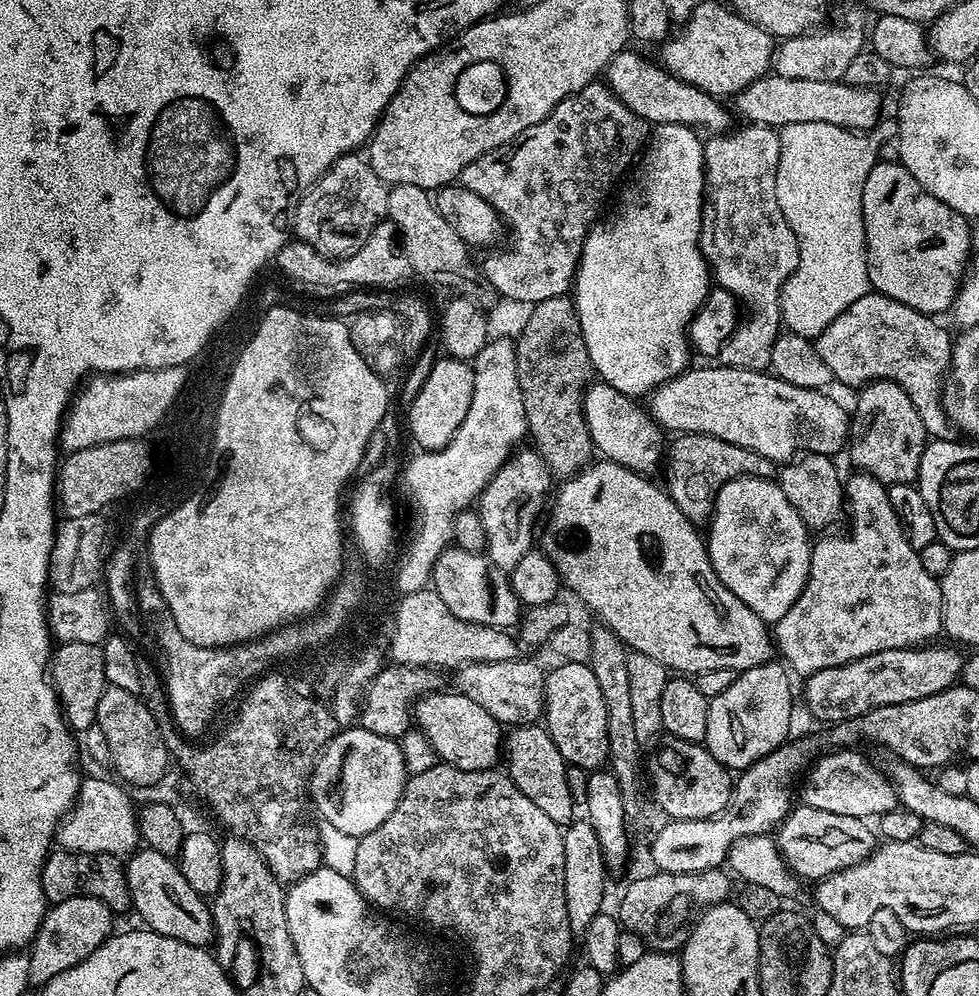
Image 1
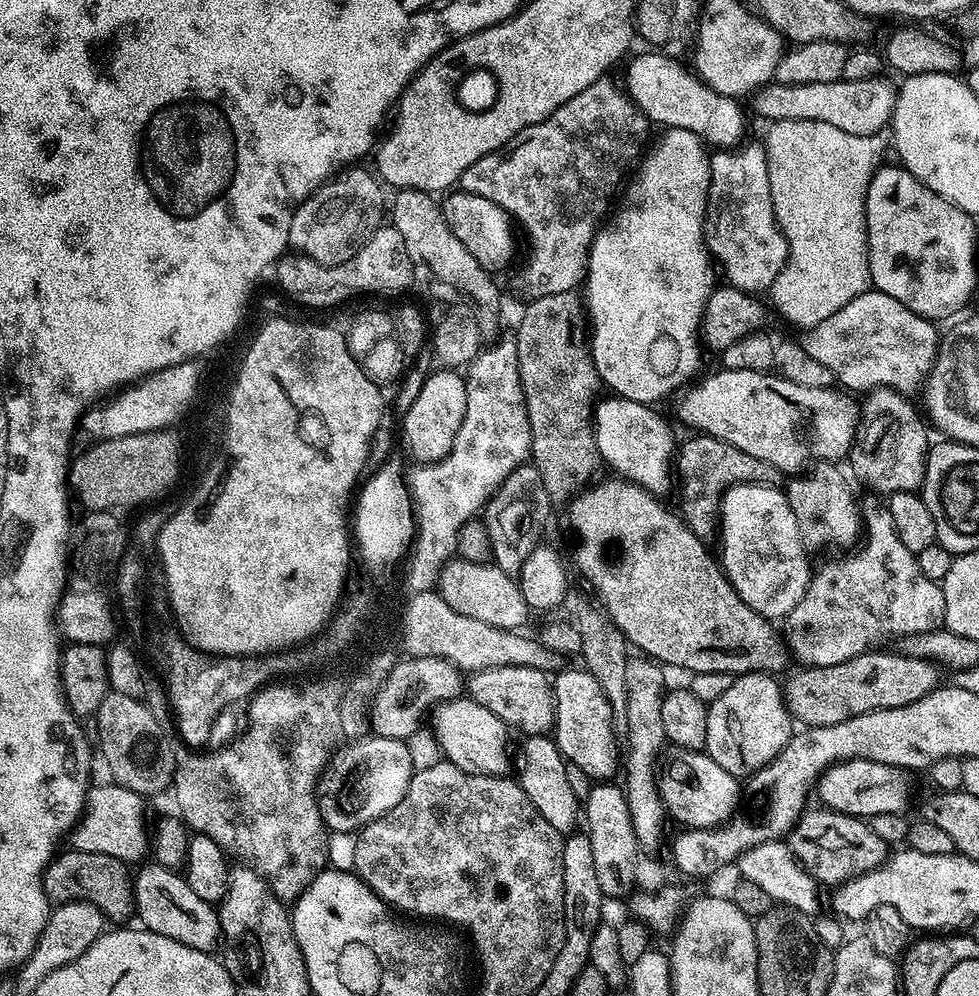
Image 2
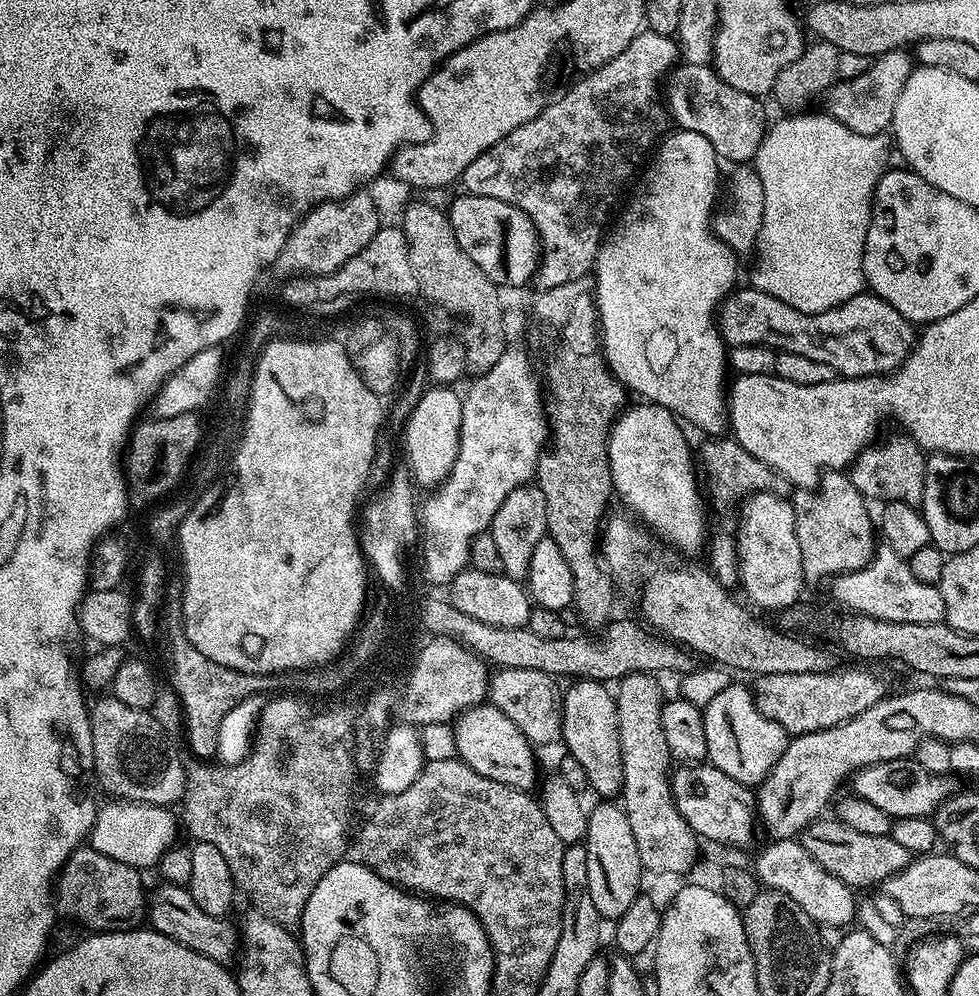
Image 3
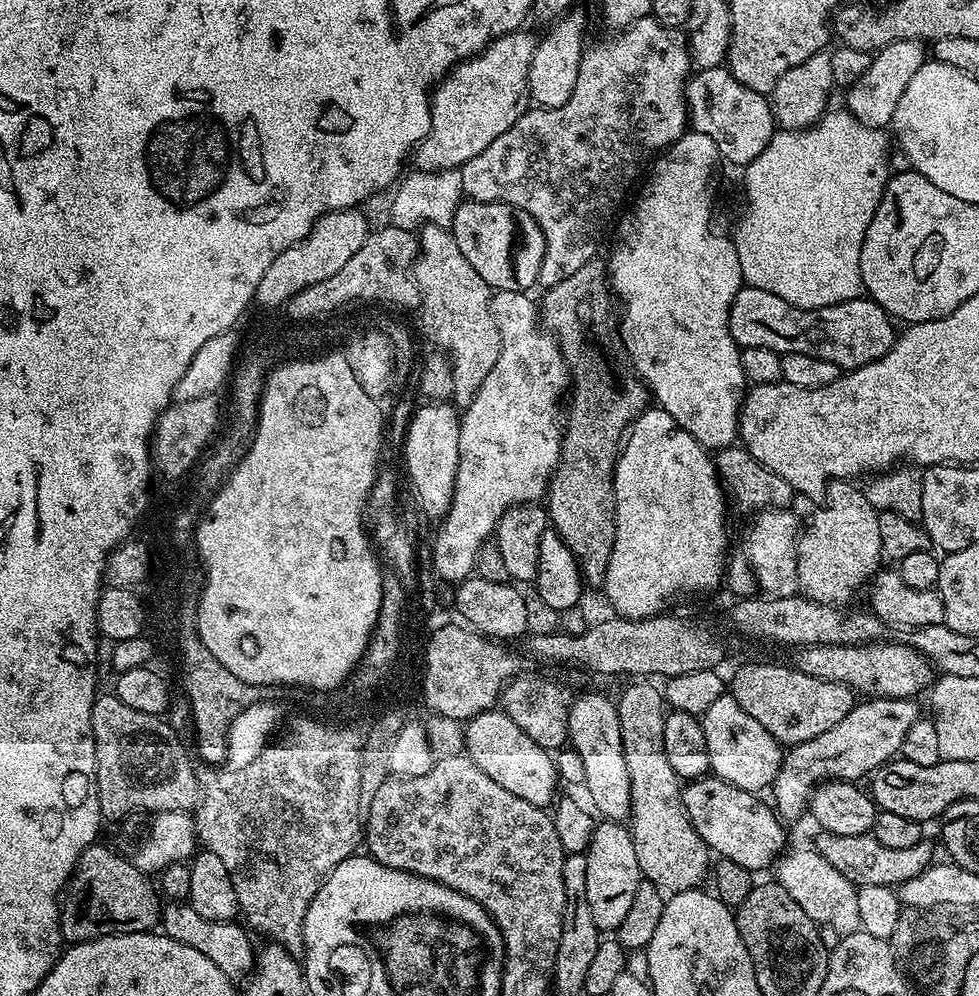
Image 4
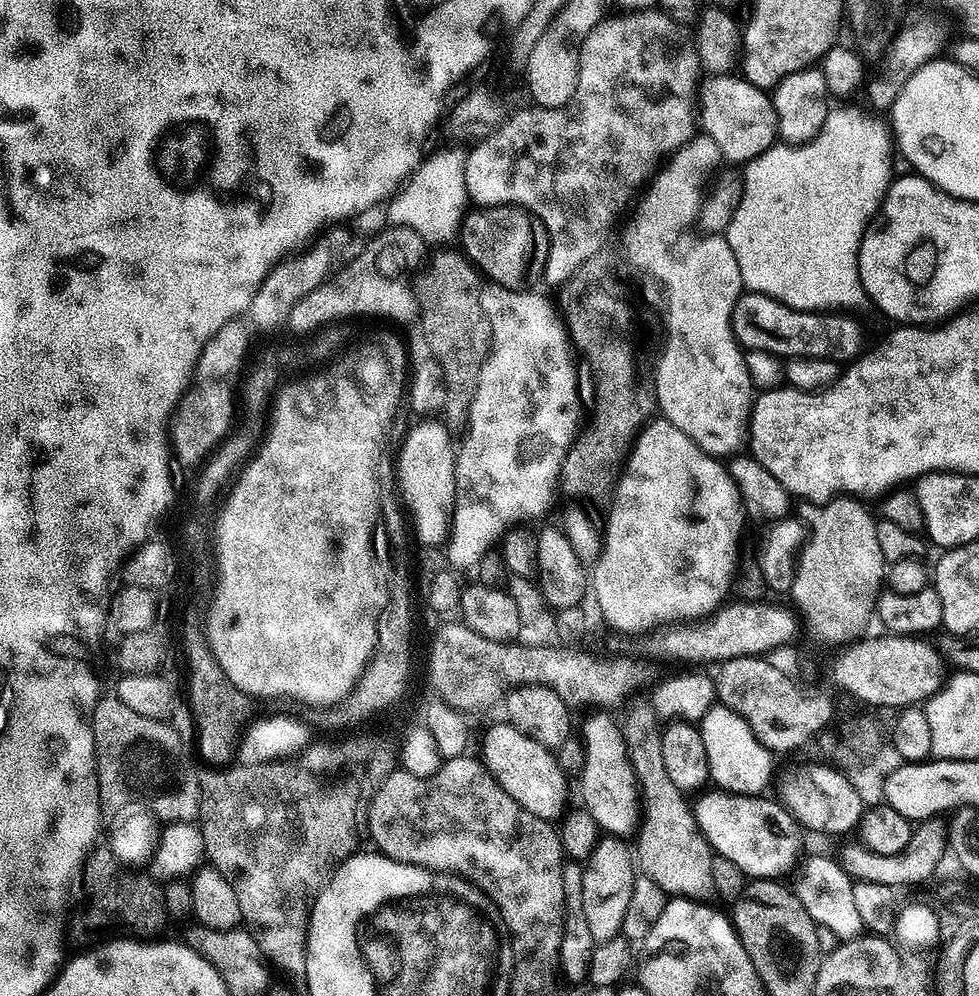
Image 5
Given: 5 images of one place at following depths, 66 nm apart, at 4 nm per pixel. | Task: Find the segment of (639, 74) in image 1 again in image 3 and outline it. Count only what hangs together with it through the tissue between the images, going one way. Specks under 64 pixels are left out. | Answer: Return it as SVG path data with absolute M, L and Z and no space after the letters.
M686 63L673 67L668 73L662 88L662 96L666 101L667 115L676 119L675 127L686 132L702 134L702 138L707 138L710 146L714 146L716 155L721 161L733 160L731 163L736 166L744 166L755 161L766 131L764 108L760 105L763 103L757 97L746 94L742 90L734 90L734 86L722 82L716 75L716 69L707 64L694 66Z

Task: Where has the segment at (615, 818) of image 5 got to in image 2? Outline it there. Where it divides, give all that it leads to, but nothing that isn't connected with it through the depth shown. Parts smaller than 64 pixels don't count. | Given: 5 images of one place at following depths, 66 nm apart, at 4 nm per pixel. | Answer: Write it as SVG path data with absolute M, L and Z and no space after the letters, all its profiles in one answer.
M565 667L554 676L556 689L556 726L554 739L567 763L578 766L594 782L608 782L617 775L622 756L616 753L618 729L612 722L612 707L602 694L602 686L583 667Z

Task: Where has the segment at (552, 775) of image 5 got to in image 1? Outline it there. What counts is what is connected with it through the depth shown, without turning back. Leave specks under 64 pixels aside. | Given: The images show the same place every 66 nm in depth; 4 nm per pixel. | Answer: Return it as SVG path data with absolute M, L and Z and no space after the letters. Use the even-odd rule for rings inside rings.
M437 690L428 693L416 703L414 724L434 746L443 763L458 770L486 770L497 767L496 759L502 756L502 726L478 702L470 702L461 692ZM501 732L501 736L500 736Z

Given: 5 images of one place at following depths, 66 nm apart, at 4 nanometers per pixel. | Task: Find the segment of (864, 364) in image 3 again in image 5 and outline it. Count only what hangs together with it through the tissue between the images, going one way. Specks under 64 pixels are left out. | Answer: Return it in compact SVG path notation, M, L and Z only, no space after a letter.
M743 291L732 311L732 332L741 348L772 352L781 358L805 356L848 362L861 351L860 330L846 314L799 312L766 294Z

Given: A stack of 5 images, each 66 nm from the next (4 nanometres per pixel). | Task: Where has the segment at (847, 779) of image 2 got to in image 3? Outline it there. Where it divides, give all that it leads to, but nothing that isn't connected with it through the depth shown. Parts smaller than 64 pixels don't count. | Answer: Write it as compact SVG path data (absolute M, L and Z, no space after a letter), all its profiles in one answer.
M911 759L891 760L878 762L856 771L851 777L850 785L857 797L870 806L878 806L889 818L902 816L931 817L940 805L957 791L958 785L951 780L951 775L932 775L922 768L920 764Z

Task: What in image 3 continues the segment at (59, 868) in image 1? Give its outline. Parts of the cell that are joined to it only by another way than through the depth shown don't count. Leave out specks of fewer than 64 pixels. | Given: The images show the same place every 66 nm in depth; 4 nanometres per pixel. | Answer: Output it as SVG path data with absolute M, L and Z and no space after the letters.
M81 846L70 854L54 884L54 904L61 913L77 916L93 933L134 932L145 923L149 897L144 896L144 880L137 869L106 858L91 846Z

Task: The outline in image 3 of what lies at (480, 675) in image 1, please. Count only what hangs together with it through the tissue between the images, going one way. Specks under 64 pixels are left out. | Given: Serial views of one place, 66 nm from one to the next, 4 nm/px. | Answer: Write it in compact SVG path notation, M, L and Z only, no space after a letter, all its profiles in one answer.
M502 668L491 673L487 699L495 708L502 710L502 714L506 714L506 718L510 718L510 722L514 722L514 726L518 726L518 730L522 730L522 734L526 734L526 738L534 746L552 744L555 740L557 743L564 735L564 692L556 684L559 684L557 677L546 674L542 670Z

